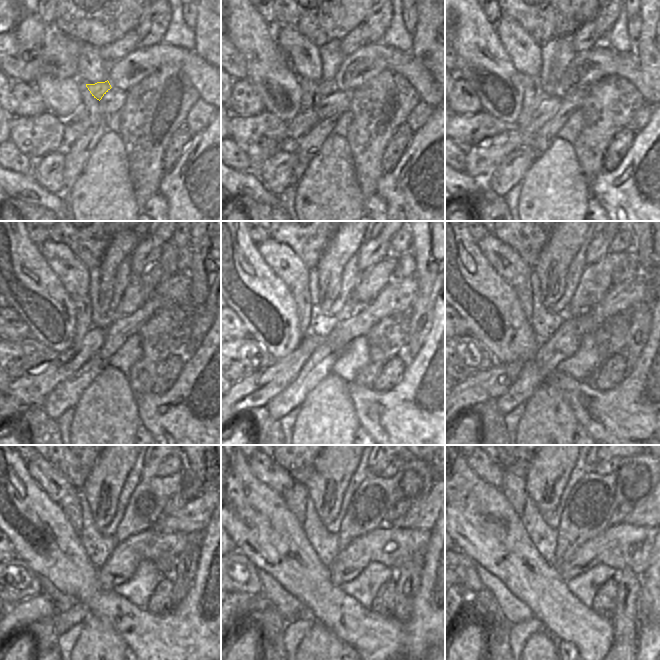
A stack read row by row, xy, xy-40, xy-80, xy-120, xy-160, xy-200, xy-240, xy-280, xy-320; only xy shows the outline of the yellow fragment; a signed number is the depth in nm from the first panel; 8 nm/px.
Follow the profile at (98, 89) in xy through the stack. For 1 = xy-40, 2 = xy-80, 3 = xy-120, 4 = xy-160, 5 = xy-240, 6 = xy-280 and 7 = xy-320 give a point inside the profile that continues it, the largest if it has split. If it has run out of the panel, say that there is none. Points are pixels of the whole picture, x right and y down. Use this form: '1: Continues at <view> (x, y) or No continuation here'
1: Continues at xy-40 (325, 87)
2: Continues at xy-80 (551, 88)
3: Continues at xy-120 (123, 244)
4: Continues at xy-160 (346, 242)
5: Continues at xy-240 (102, 487)
6: Continues at xy-280 (333, 468)
7: Continues at xy-320 (548, 473).

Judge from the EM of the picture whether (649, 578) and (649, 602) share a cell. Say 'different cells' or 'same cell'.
same cell

